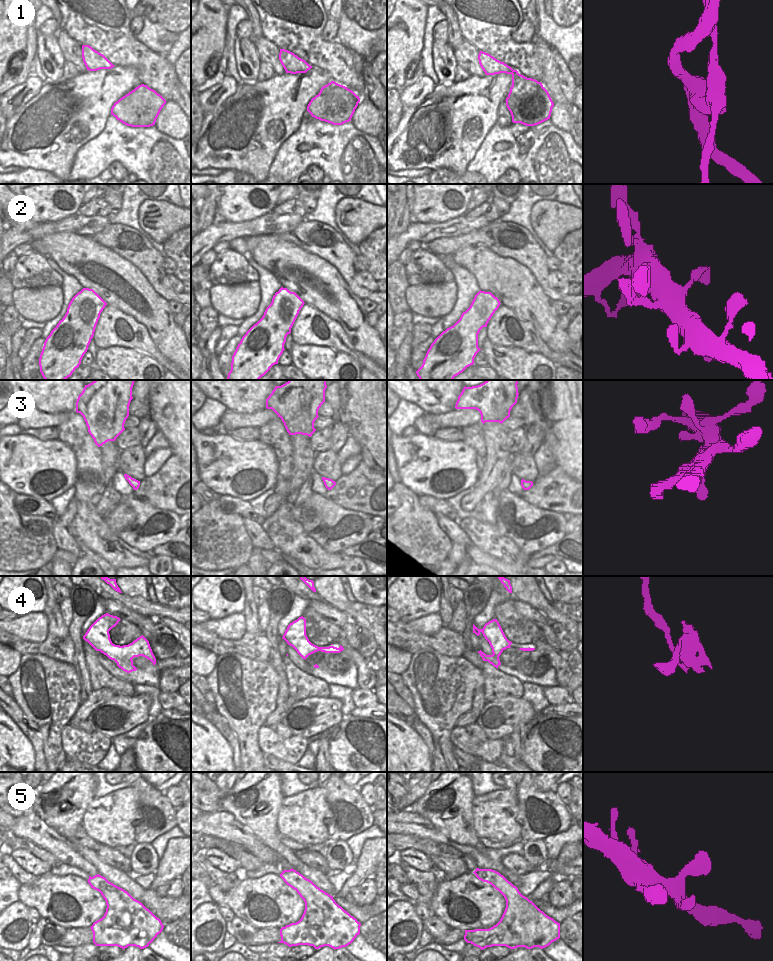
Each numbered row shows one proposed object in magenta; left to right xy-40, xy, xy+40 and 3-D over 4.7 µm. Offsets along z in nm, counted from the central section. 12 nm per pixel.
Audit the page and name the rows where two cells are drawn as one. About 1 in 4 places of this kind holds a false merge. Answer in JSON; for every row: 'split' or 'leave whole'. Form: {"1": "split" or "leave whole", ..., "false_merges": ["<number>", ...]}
{"1": "split", "2": "leave whole", "3": "leave whole", "4": "split", "5": "leave whole", "false_merges": ["1", "4"]}

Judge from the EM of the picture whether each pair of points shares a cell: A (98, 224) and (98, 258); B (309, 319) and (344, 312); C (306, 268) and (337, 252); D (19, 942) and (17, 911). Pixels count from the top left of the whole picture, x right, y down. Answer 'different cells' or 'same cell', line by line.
A: different cells
B: different cells
C: different cells
D: same cell

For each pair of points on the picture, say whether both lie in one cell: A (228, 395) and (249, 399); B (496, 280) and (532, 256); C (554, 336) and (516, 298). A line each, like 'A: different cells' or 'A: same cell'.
A: same cell
B: different cells
C: same cell

